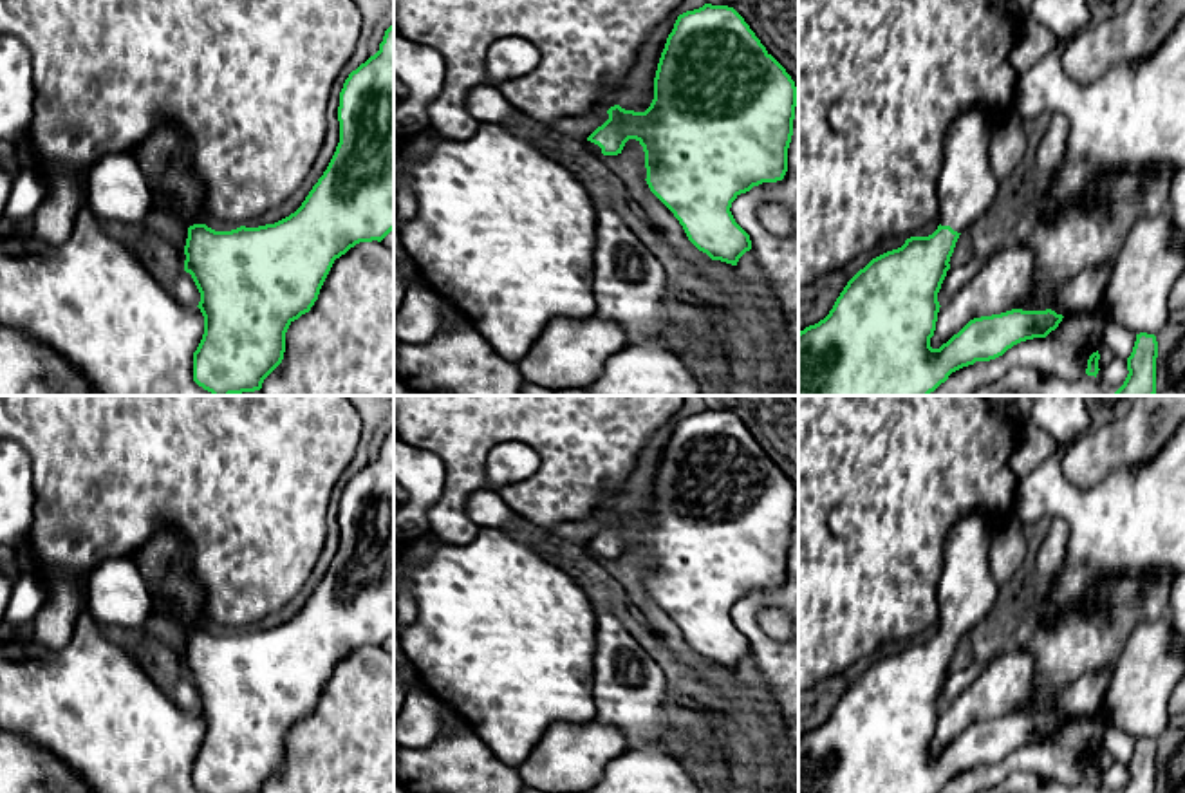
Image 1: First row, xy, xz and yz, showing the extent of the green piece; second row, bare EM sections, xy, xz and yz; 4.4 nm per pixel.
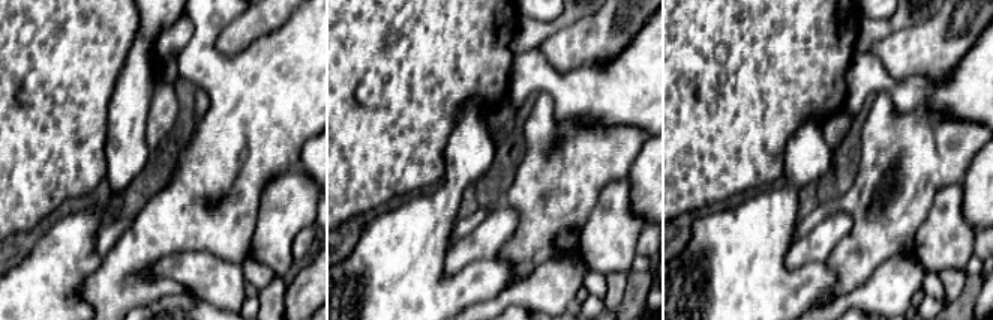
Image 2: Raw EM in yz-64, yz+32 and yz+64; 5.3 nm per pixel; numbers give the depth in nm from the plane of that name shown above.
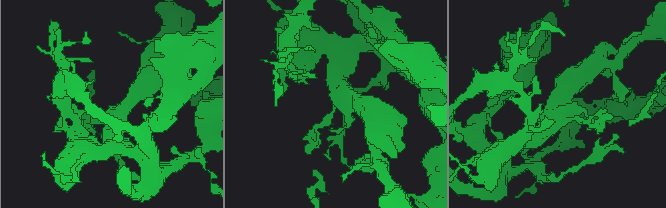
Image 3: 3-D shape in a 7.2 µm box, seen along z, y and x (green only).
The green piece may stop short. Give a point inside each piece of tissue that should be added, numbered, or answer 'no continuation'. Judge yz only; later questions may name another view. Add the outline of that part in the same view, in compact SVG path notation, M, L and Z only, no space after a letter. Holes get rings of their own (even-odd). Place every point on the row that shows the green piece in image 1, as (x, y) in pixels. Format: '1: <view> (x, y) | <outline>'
1: yz (967, 186) | M975 103L947 130L938 222L957 233L968 231L997 193L999 182L990 168L990 126L988 114Z

